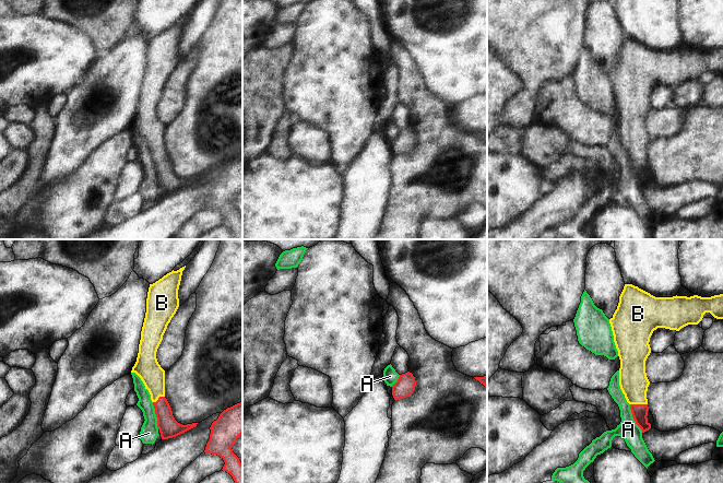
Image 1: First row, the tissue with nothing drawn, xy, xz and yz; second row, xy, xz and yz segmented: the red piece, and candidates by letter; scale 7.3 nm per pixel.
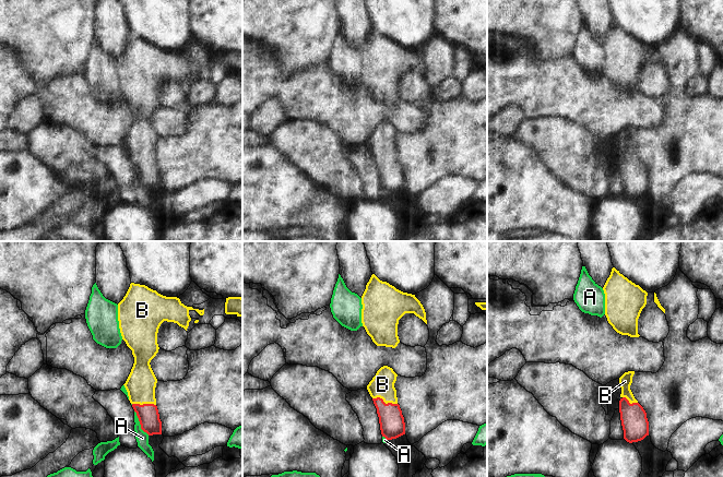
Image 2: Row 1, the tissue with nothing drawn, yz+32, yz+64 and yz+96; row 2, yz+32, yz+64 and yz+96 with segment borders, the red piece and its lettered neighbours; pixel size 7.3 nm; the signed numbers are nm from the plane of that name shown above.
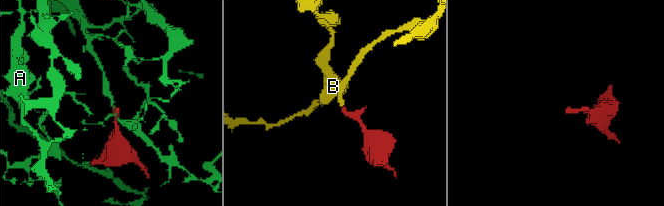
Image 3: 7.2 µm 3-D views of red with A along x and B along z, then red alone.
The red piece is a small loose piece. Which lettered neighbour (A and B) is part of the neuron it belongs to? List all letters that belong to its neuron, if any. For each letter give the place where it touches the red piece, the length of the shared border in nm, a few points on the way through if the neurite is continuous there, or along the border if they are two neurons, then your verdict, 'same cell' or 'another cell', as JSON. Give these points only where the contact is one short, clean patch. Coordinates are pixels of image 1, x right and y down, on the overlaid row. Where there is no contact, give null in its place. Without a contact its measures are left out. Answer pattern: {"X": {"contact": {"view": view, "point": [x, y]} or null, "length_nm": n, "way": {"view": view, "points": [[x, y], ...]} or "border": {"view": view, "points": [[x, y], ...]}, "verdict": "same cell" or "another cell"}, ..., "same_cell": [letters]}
{"A": {"contact": {"view": "yz", "point": [633, 419]}, "length_nm": 220, "border": {"view": "yz", "points": [[629, 404], [631, 416], [642, 432]]}, "verdict": "another cell"}, "B": {"contact": {"view": "yz", "point": [639, 404]}, "length_nm": 130, "way": {"view": "yz", "points": [[639, 412], [639, 404], [633, 383]]}, "verdict": "same cell"}, "same_cell": ["B"]}

